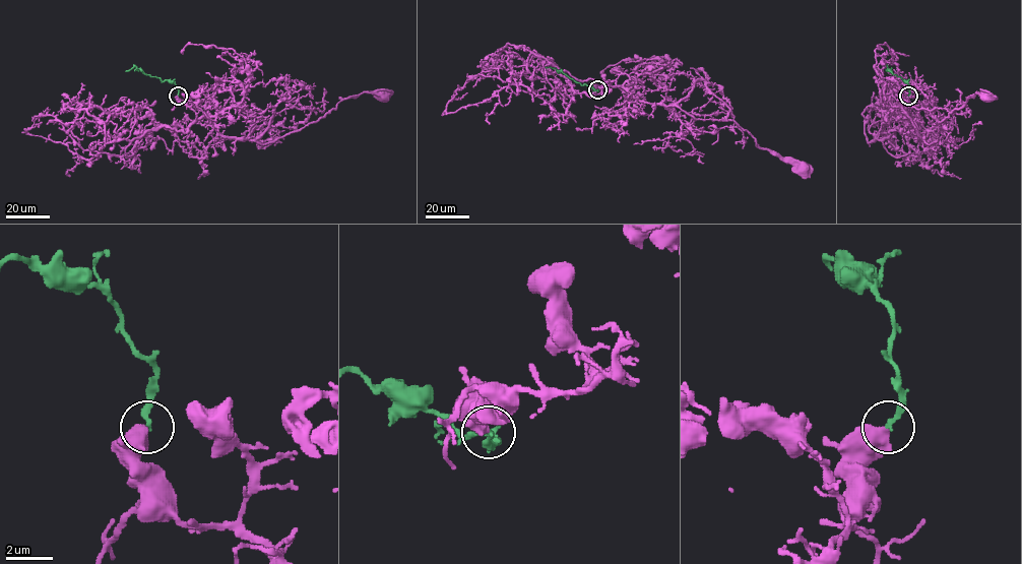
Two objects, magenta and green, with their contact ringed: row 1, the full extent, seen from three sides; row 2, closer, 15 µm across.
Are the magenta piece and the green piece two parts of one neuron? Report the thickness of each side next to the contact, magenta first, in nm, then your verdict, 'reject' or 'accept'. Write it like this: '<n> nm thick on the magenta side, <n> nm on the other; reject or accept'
500 nm thick on the magenta side, 240 nm on the other; accept

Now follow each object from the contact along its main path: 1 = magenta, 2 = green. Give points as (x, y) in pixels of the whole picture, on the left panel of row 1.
1: (178, 96), (196, 118), (206, 117), (221, 134), (263, 144), (317, 122), (342, 100), (362, 92), (383, 97)
2: (178, 96), (173, 82), (150, 77), (135, 66), (125, 71)

